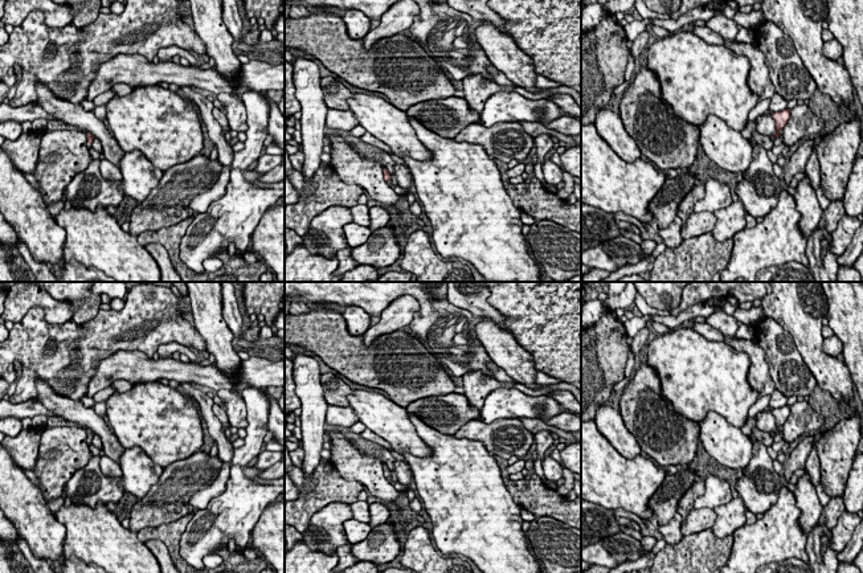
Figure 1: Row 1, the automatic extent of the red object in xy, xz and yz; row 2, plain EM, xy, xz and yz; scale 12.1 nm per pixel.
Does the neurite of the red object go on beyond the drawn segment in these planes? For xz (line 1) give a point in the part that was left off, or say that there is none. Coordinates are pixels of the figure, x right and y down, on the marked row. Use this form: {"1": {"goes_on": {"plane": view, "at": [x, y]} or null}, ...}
{"1": {"goes_on": null}}

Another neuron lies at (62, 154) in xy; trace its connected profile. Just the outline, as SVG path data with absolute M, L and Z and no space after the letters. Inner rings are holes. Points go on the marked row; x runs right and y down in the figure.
M82 130L45 131L38 151L34 179L46 205L62 200L64 188L91 161Z

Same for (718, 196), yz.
M708 179L704 183L704 197L695 204L694 210L696 213L715 213L720 209L729 206L732 201L733 200L728 184L720 180Z

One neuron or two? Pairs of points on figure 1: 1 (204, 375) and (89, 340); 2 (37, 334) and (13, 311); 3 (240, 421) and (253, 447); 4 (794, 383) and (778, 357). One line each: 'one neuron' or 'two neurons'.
1: two neurons
2: two neurons
3: two neurons
4: one neuron

